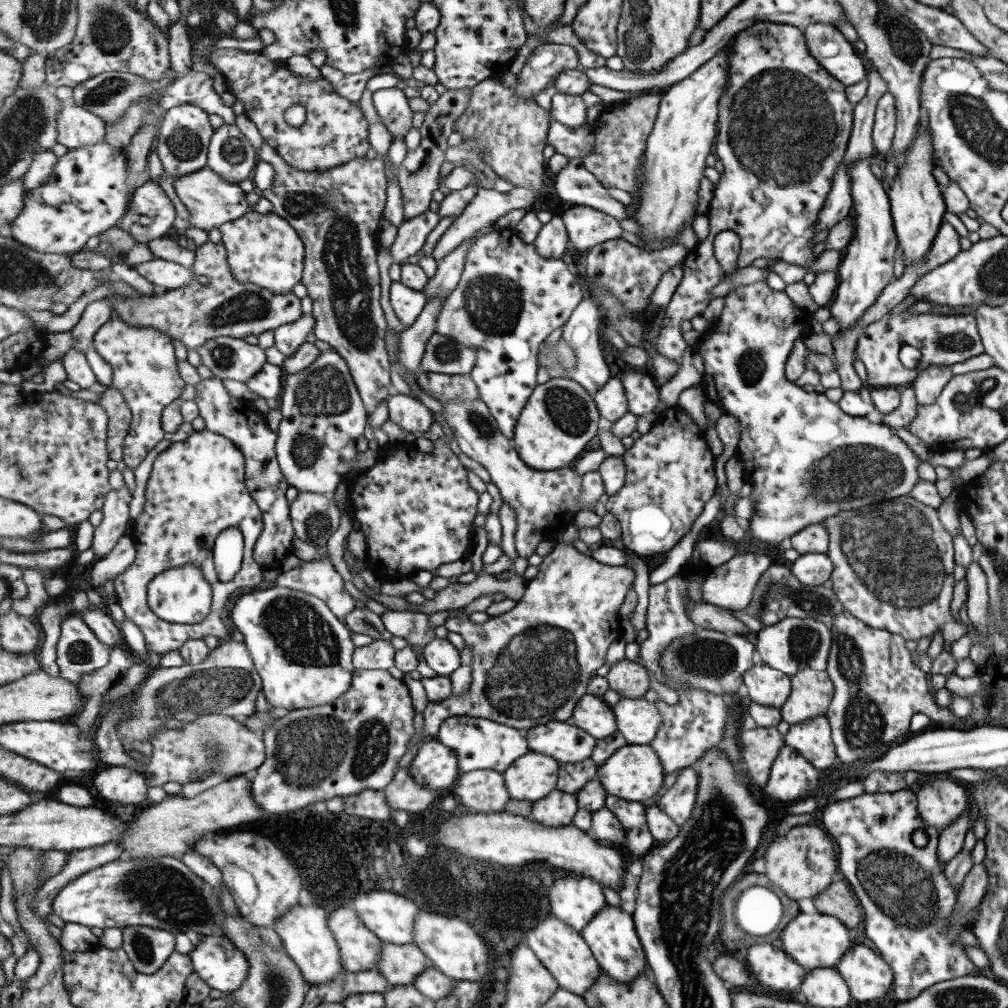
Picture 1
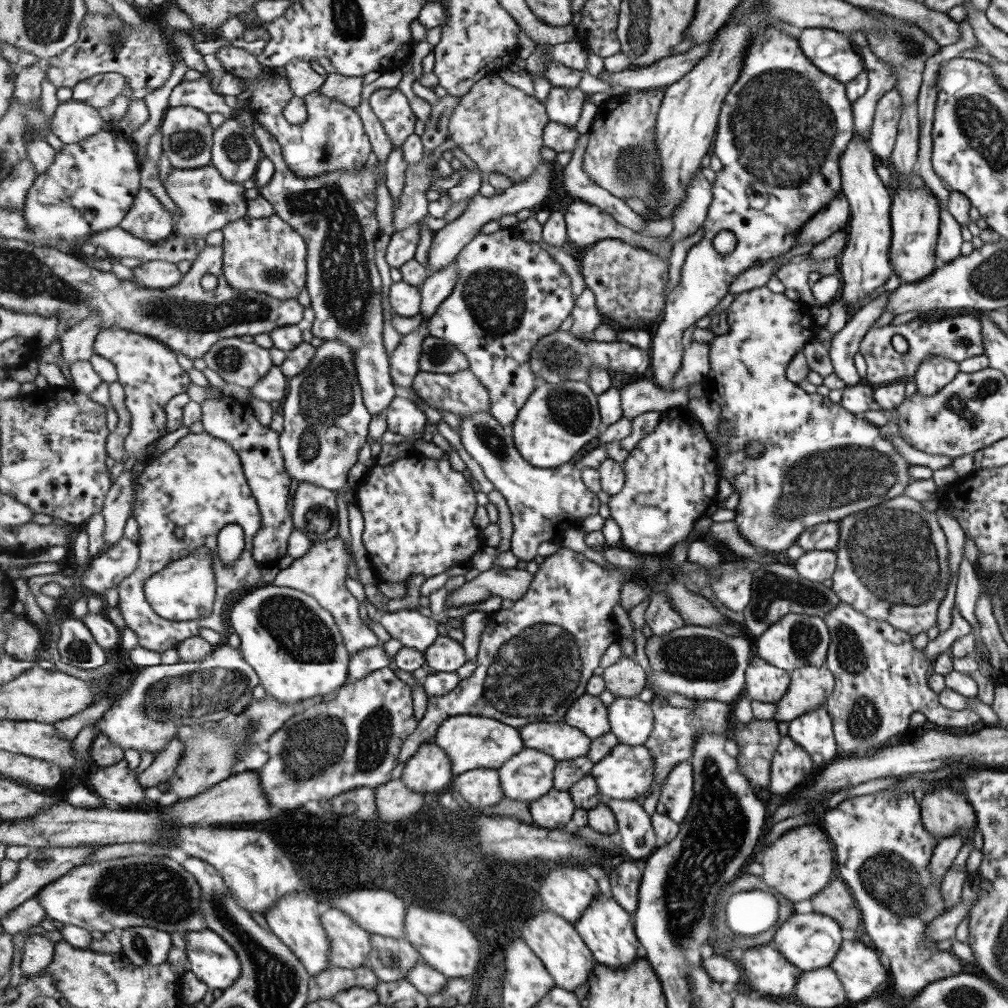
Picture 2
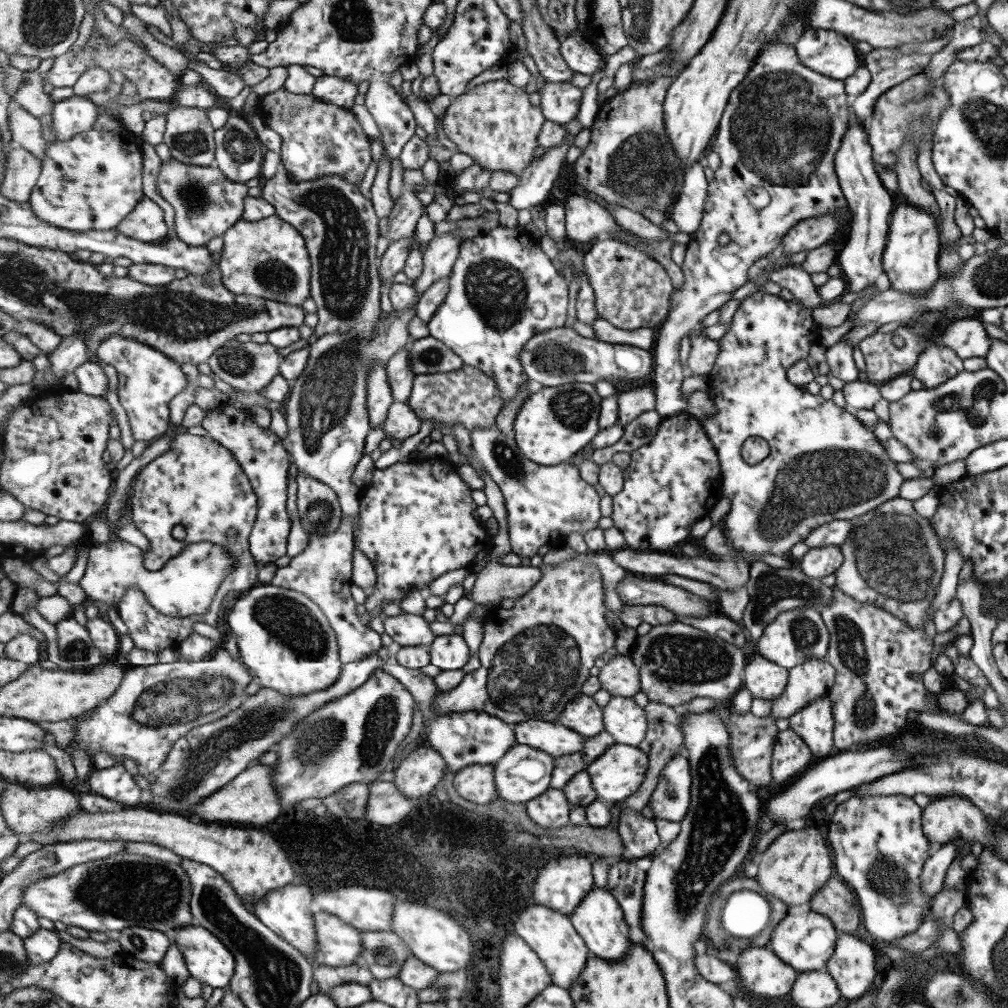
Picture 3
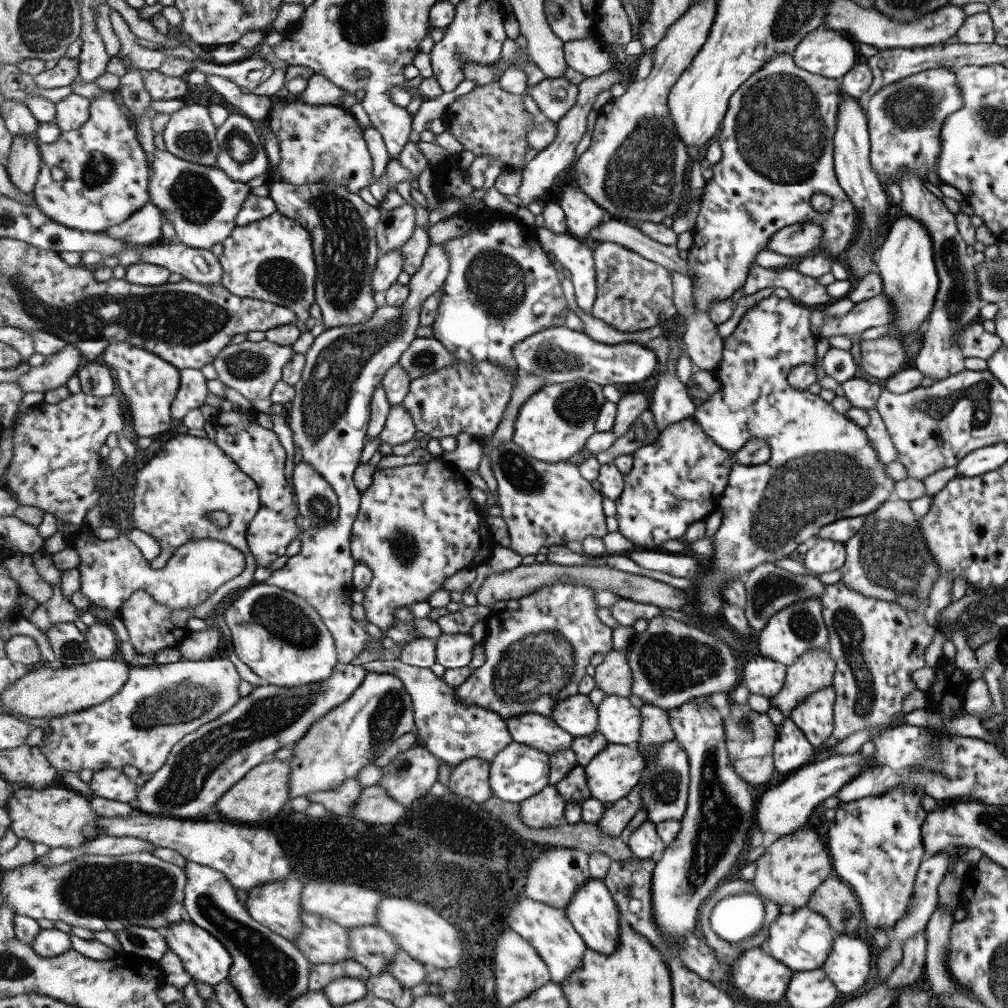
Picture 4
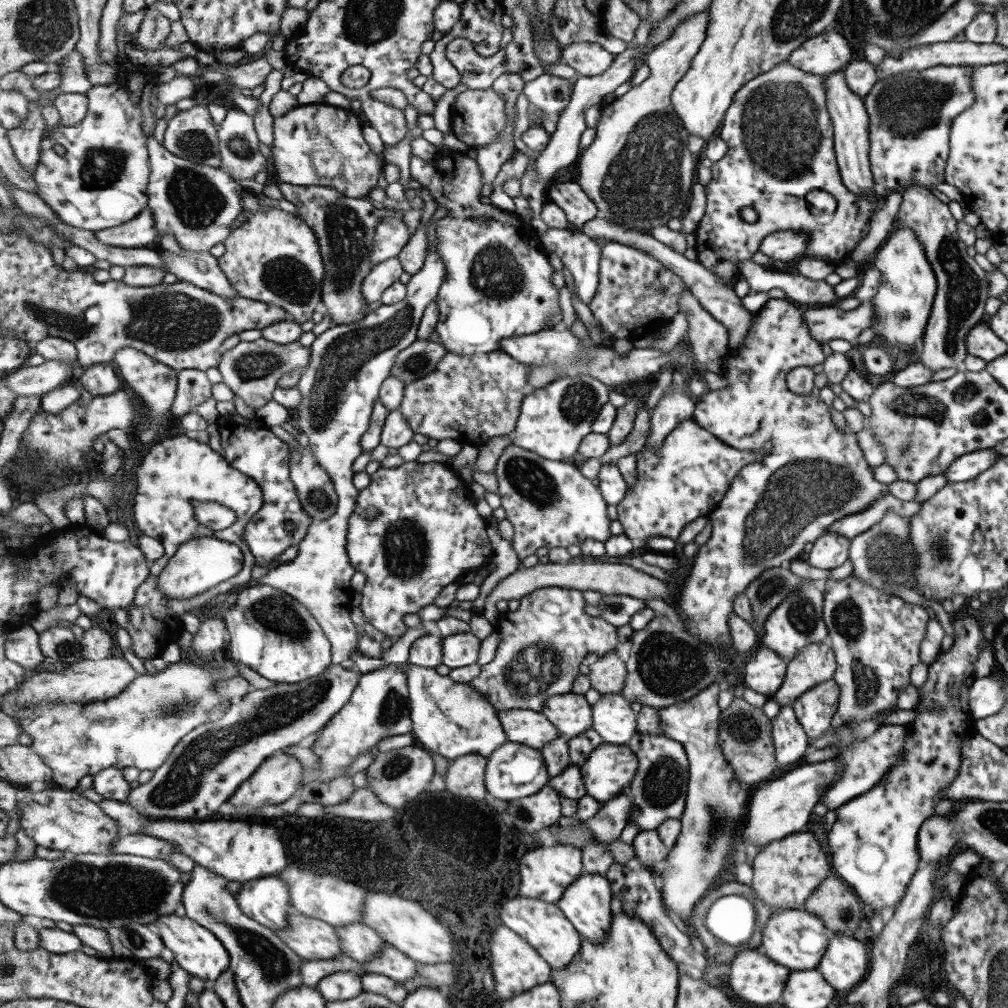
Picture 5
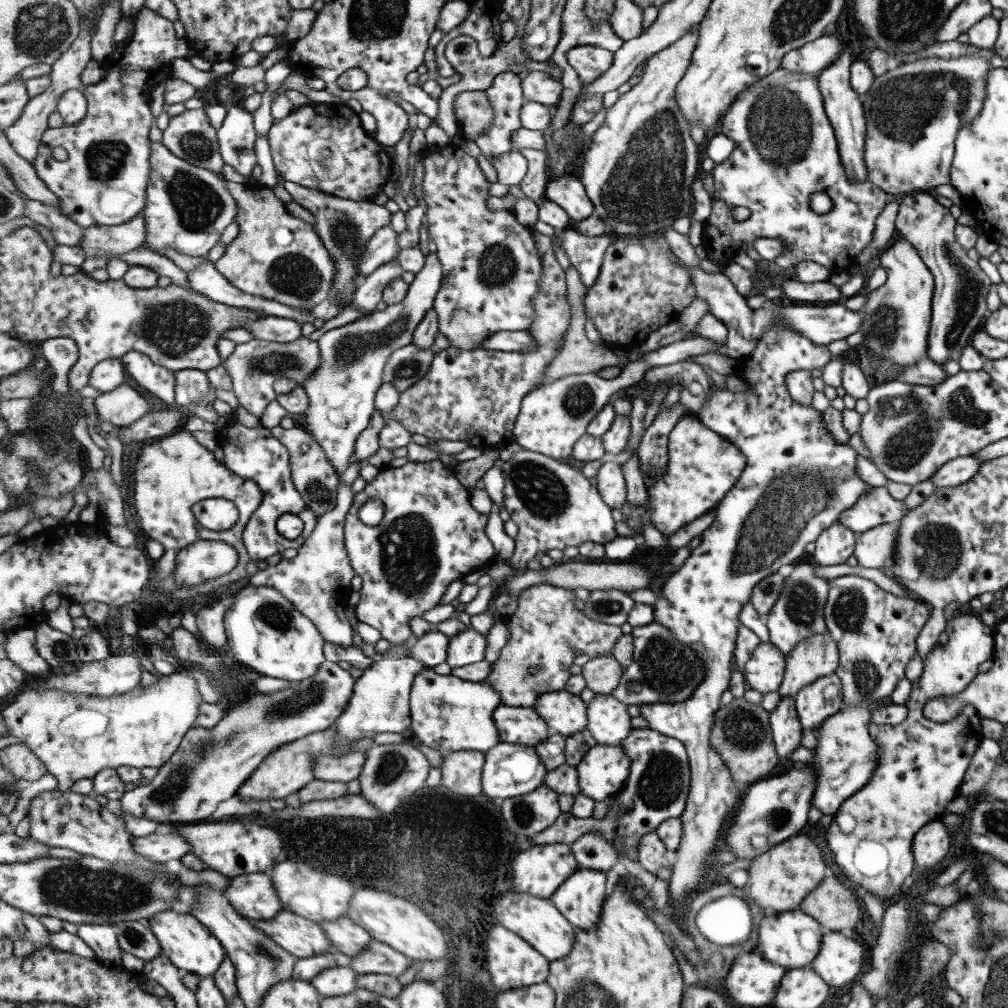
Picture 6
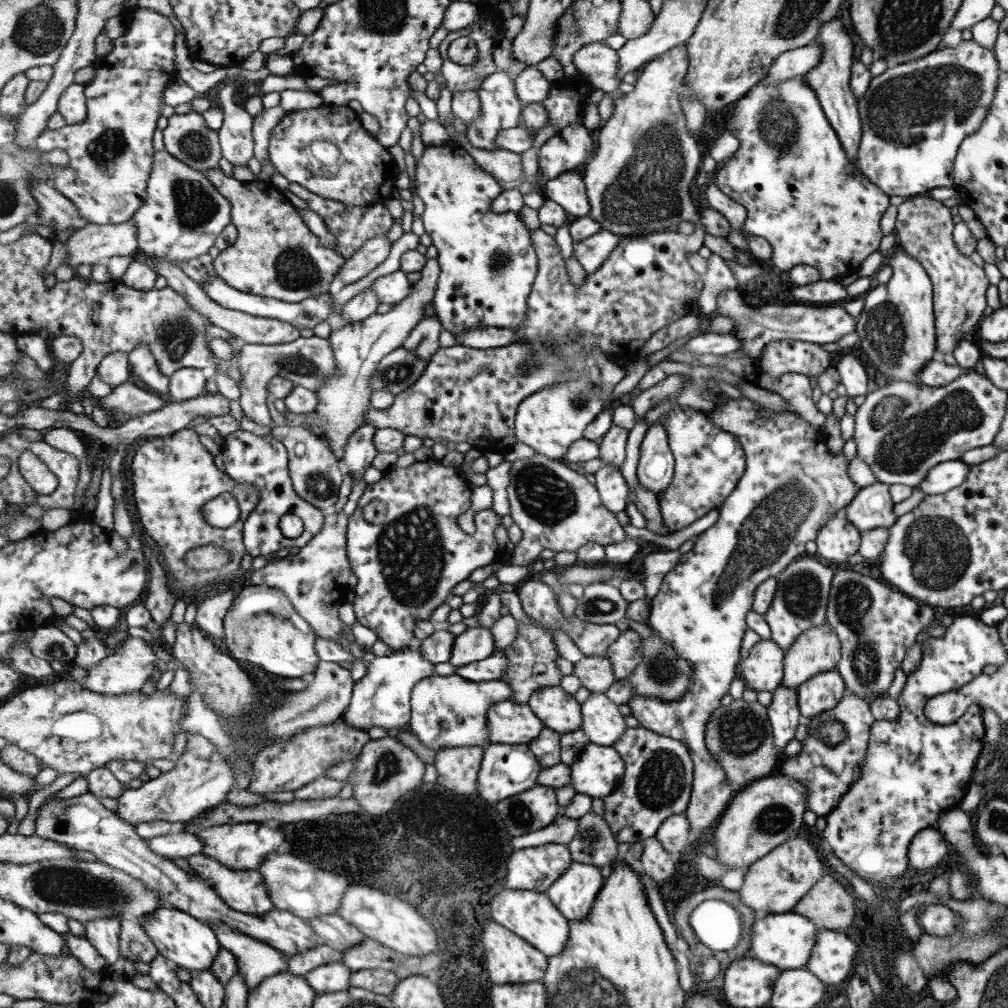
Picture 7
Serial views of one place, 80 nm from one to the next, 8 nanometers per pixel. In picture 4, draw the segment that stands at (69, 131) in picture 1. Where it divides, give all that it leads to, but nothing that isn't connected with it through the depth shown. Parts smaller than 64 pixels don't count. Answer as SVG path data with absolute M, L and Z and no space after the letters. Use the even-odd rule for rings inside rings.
M72 93L56 104L56 124L61 132L79 130L91 118L92 99Z

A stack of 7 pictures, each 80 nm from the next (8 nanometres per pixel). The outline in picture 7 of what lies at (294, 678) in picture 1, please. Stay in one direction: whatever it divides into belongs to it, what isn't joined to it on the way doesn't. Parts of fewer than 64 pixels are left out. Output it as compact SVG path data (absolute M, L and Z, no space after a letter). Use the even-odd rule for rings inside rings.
M245 585L235 598L233 606L227 613L224 641L229 654L238 661L245 661L259 666L262 670L284 678L310 678L315 674L321 660L317 652L317 642L320 640L316 630L299 613L292 599L282 590L267 585Z

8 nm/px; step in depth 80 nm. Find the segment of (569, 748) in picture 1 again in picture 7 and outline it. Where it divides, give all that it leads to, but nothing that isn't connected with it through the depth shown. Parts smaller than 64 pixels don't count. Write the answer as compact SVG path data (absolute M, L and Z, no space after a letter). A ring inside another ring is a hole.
M511 699L493 705L488 717L491 744L529 744L545 728L529 703L521 704Z

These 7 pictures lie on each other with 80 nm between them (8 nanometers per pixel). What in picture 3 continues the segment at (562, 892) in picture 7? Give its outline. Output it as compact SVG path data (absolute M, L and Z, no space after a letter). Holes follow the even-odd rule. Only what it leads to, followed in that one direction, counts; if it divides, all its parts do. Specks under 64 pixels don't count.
M596 888L570 916L577 933L585 940L593 955L604 960L620 961L631 953L632 928L625 919L624 907L617 898L604 888Z

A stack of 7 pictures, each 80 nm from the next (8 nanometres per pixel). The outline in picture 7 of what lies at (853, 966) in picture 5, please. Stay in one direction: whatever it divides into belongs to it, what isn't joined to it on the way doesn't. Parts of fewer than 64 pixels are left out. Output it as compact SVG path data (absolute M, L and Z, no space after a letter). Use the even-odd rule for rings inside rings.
M818 929L804 968L814 974L824 986L839 984L847 980L853 972L851 964L853 964L853 958L857 954L855 948L855 943L844 933L839 934L839 932L831 932L831 930Z

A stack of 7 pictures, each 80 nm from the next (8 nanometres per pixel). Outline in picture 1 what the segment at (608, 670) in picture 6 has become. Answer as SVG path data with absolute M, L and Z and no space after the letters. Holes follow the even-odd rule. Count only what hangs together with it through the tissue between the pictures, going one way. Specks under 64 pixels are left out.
M625 658L611 666L605 680L622 698L641 698L651 688L647 667Z

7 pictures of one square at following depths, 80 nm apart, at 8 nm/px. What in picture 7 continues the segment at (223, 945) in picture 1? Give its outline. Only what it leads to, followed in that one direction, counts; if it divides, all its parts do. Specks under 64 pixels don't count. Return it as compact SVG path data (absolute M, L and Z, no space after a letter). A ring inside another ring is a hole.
M165 905L156 913L139 920L161 954L177 967L187 968L191 972L207 970L212 968L219 957L222 944L213 928L187 912Z

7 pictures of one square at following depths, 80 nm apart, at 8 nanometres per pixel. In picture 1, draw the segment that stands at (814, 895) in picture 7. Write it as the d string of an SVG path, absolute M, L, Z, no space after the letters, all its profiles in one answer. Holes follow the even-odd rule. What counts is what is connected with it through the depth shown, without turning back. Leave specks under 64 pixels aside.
M839 880L839 882L831 882L819 896L815 895L812 899L817 912L833 914L835 918L841 920L843 926L855 928L862 919L853 897L854 894L849 892L847 884Z

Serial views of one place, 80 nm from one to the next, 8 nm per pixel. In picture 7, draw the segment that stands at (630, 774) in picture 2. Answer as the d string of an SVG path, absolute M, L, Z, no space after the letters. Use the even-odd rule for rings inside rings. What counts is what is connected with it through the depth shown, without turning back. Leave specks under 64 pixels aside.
M591 743L570 767L575 792L602 799L624 780L627 763L615 746Z

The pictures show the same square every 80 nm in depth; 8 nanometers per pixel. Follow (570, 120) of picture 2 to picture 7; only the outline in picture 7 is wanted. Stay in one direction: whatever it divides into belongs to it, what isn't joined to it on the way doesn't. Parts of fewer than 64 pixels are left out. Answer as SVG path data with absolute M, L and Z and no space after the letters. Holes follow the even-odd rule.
M536 65L525 67L514 80L518 97L523 106L529 106L534 102L543 102L550 93L553 82L545 78L541 70L537 70Z

